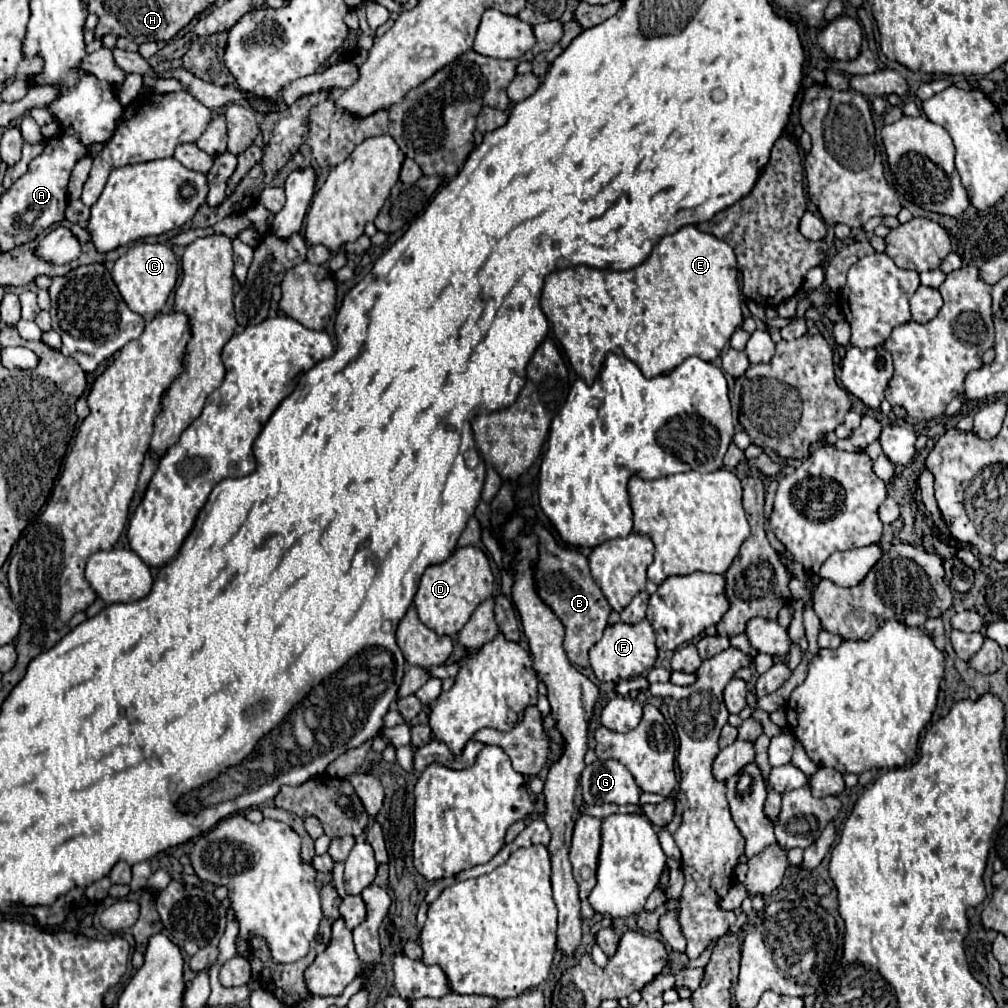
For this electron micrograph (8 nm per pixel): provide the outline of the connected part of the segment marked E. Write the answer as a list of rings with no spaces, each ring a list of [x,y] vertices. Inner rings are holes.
[[[687,225],[673,235],[665,235],[653,247],[649,259],[635,269],[609,271],[577,265],[551,273],[545,279],[541,309],[573,371],[585,383],[593,385],[607,353],[625,355],[643,371],[645,377],[669,375],[673,367],[691,355],[697,355],[703,361],[717,359],[733,331],[743,322],[741,295],[733,249],[725,241],[699,231],[695,225]]]

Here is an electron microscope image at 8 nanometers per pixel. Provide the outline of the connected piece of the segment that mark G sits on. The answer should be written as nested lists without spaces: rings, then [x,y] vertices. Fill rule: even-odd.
[[[615,759],[595,761],[581,775],[585,805],[629,805],[639,803],[641,789],[625,765]]]

